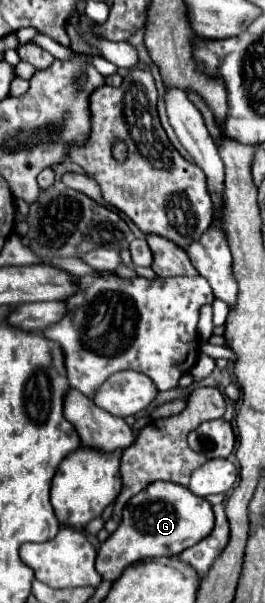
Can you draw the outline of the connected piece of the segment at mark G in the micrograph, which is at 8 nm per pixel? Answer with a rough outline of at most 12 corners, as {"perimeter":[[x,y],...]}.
{"perimeter":[[171,481],[131,497],[97,551],[115,581],[179,555],[215,525],[211,503]]}

